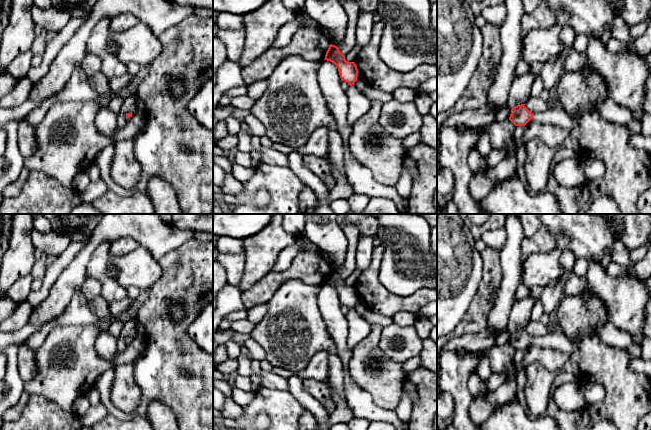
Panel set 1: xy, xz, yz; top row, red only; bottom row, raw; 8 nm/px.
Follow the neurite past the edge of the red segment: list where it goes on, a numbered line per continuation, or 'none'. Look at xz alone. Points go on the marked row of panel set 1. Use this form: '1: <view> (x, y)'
1: xz (358, 104)

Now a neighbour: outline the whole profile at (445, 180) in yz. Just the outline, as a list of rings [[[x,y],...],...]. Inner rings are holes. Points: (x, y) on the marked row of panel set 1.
[[[441,167],[437,172],[437,192],[449,198],[454,187],[454,176],[450,169]]]

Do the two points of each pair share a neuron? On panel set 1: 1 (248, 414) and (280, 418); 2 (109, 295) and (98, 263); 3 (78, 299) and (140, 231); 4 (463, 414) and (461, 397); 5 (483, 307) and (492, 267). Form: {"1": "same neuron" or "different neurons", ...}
{"1": "same neuron", "2": "same neuron", "3": "different neurons", "4": "same neuron", "5": "same neuron"}

